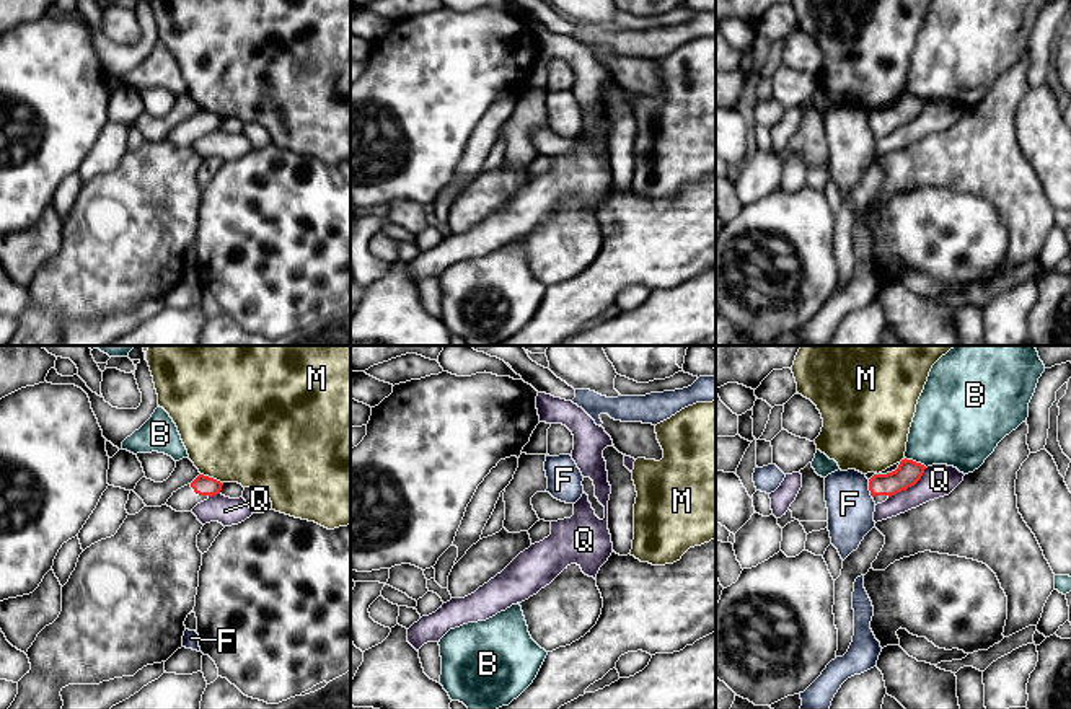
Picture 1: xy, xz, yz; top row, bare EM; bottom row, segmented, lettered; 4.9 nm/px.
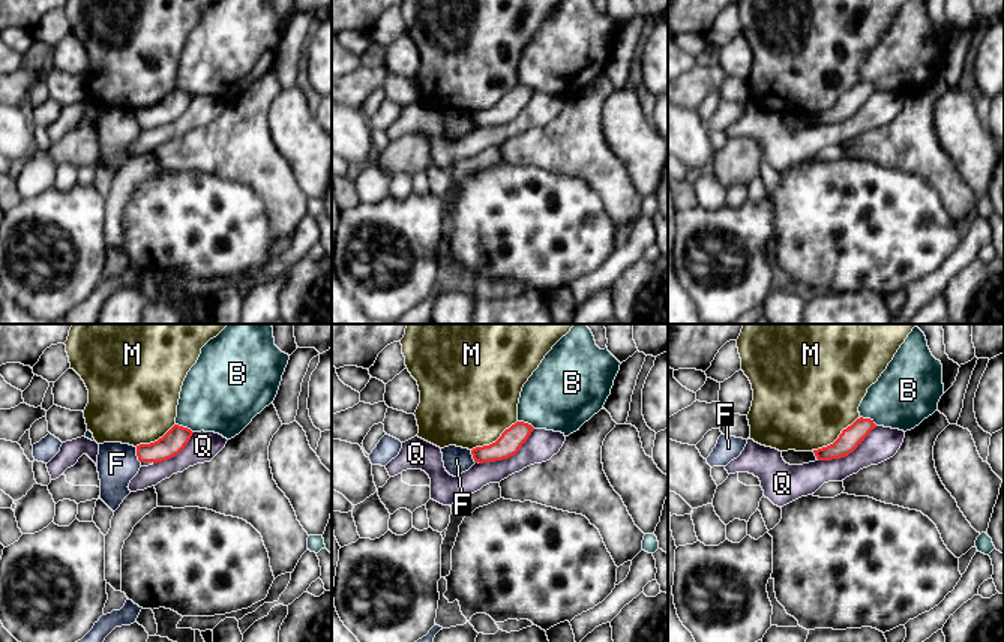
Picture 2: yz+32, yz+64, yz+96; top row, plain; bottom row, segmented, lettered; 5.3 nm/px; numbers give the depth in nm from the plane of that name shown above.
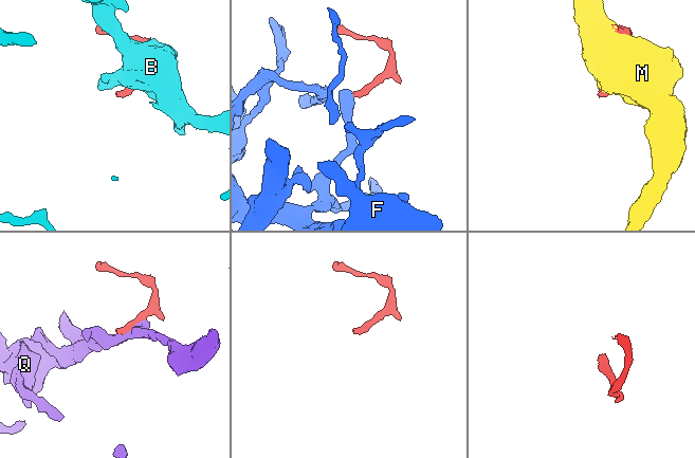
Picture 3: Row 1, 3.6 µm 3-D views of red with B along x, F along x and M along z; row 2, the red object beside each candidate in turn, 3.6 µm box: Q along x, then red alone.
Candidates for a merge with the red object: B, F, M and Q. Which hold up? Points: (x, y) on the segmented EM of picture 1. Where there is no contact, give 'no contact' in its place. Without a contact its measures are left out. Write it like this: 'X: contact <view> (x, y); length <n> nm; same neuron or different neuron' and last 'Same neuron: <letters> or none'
B: contact yz (915, 462); length 120 nm; different neuron
F: contact yz (869, 488); length 90 nm; different neuron
M: contact xy (212, 478); length 120 nm; different neuron
Q: contact yz (908, 486); length 240 nm; different neuron
Same neuron: none

